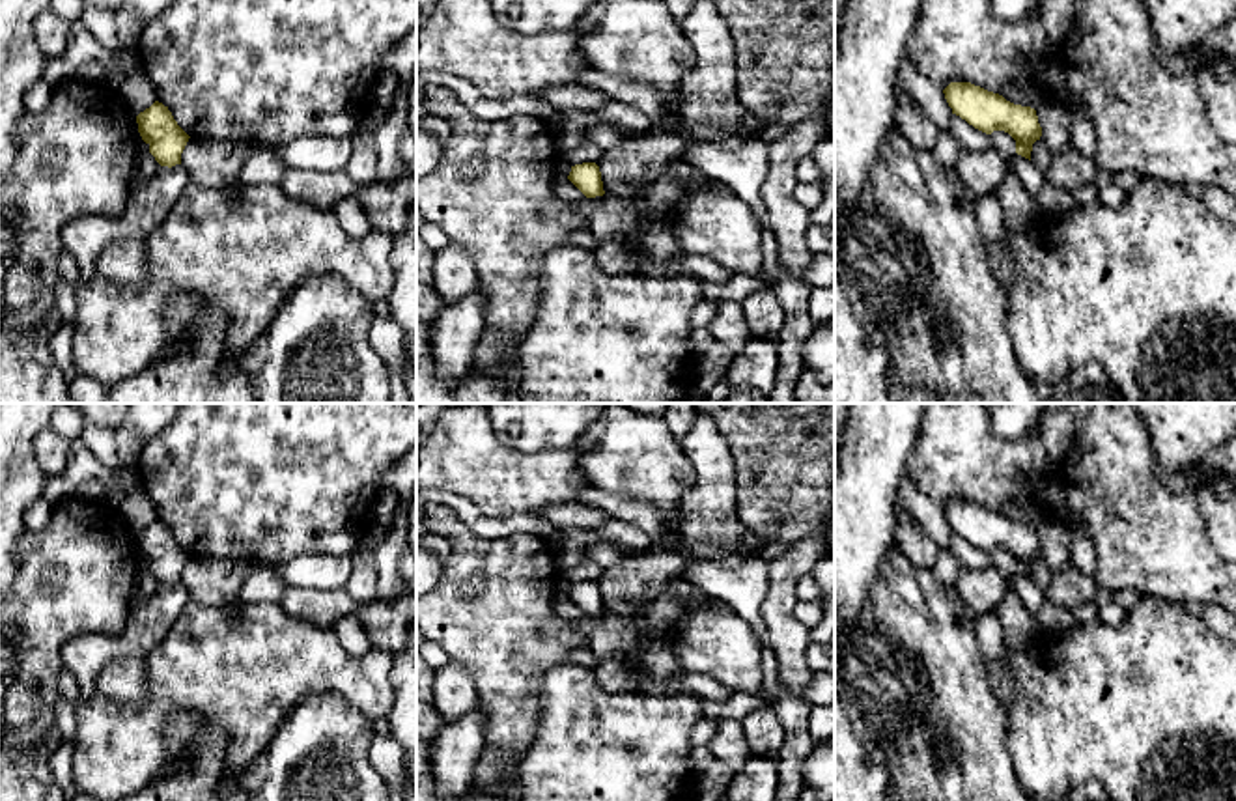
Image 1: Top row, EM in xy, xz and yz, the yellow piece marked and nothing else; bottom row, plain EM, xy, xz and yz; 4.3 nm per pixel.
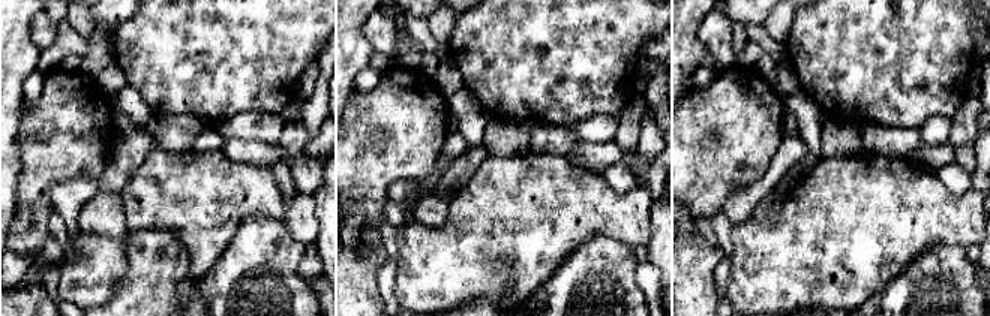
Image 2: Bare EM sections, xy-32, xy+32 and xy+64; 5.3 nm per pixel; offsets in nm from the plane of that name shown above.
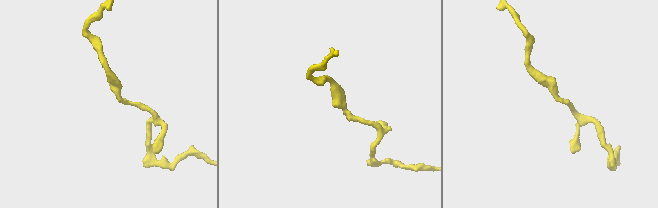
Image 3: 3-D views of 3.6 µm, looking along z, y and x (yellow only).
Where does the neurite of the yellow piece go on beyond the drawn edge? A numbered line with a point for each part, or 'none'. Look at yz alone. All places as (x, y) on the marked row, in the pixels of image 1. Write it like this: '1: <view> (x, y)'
none

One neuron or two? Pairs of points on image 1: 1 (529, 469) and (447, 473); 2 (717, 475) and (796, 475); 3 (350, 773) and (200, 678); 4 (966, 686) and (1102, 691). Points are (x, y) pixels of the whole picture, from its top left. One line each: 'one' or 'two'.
1: one
2: two
3: two
4: two

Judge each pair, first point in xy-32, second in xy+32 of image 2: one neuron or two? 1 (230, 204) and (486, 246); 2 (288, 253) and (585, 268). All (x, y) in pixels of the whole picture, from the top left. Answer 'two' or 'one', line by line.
1: one
2: one

